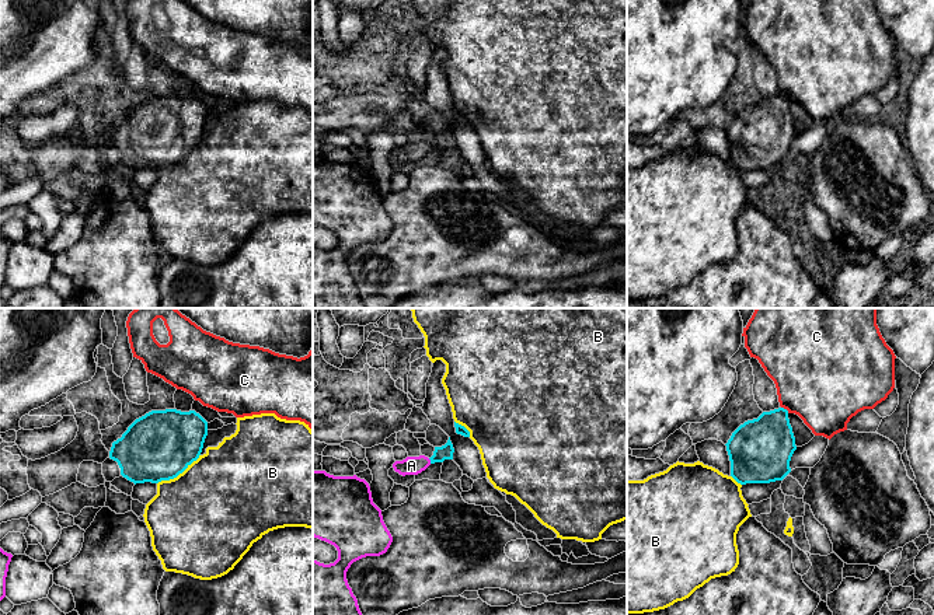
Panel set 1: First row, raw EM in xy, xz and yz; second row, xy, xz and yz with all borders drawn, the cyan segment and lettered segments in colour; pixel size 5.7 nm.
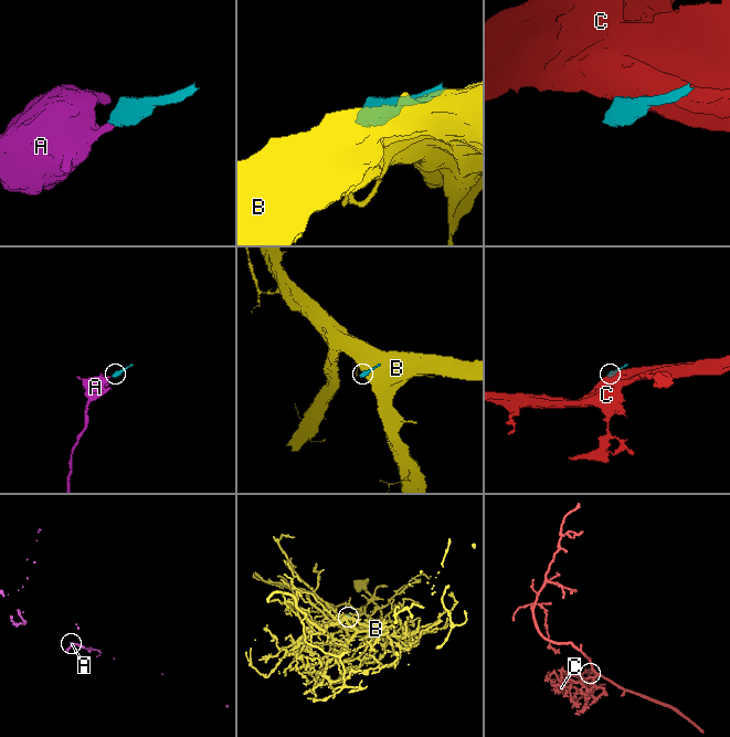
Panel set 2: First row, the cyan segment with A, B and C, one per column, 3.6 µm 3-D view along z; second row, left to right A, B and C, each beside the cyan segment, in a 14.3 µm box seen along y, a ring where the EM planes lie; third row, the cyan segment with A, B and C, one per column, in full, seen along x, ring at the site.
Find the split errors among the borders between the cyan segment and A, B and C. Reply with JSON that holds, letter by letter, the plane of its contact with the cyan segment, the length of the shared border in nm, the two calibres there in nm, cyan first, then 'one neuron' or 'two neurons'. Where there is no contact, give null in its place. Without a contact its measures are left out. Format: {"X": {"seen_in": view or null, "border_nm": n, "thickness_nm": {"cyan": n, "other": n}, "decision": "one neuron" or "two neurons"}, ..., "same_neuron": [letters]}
{"A": {"seen_in": "xz", "border_nm": 40, "thickness_nm": {"cyan": 80, "other": 110}, "decision": "one neuron"}, "B": {"seen_in": "xy", "border_nm": 300, "thickness_nm": {"cyan": 400, "other": 500}, "decision": "two neurons"}, "C": {"seen_in": "yz", "border_nm": 60, "thickness_nm": {"cyan": 320, "other": 480}, "decision": "two neurons"}, "same_neuron": ["A"]}

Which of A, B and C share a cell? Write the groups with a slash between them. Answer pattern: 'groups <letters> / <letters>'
groups A / B / C

